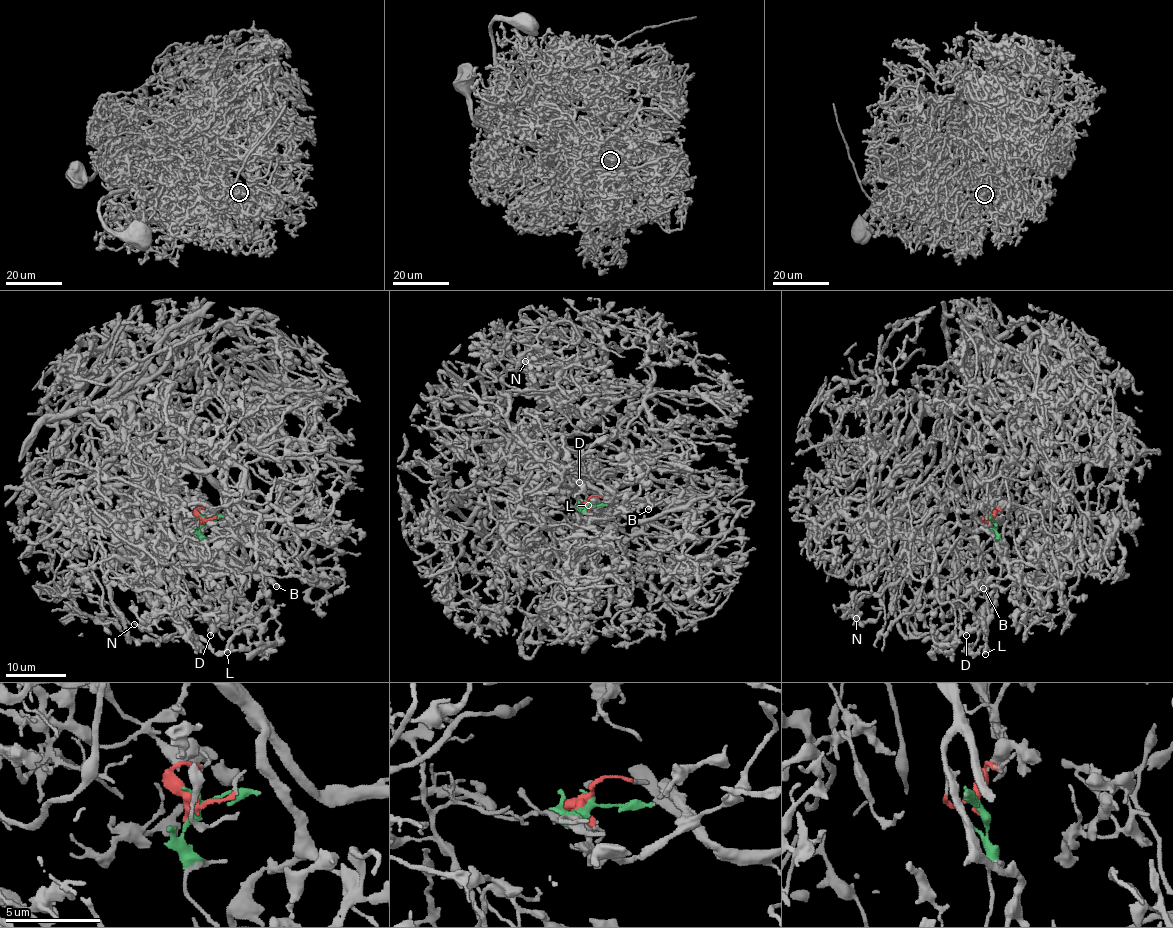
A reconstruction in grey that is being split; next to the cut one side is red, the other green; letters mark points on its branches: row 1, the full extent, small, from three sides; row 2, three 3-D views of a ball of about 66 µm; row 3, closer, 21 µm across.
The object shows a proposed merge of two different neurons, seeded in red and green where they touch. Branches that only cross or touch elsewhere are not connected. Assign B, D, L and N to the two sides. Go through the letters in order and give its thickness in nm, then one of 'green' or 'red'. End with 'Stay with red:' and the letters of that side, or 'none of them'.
B: calibre 150 nm; green
D: calibre 260 nm; green
L: calibre 400 nm; red
N: calibre 190 nm; red
Stay with red: L, N

